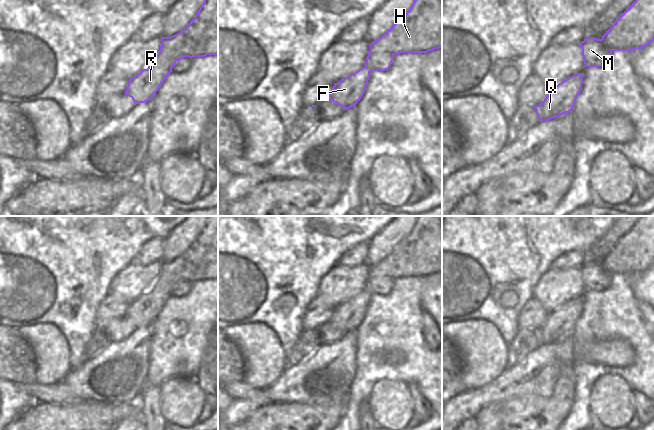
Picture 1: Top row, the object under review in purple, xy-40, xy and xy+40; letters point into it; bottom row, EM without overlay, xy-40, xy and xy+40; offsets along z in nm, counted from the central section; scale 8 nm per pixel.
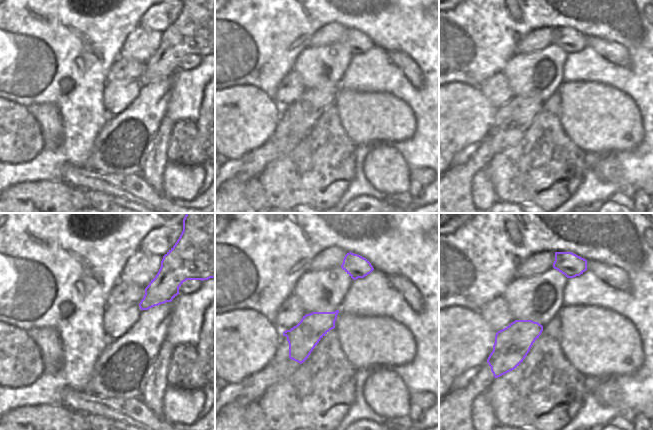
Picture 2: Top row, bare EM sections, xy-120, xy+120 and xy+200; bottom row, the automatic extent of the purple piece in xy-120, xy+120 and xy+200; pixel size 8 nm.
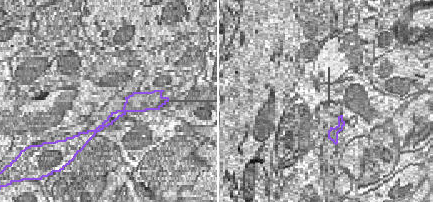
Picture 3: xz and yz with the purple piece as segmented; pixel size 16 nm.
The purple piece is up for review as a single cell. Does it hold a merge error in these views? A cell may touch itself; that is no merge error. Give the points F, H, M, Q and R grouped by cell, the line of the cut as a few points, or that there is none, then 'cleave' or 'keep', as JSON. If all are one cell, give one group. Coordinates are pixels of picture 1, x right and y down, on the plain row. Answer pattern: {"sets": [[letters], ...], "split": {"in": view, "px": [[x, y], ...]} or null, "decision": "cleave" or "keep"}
{"sets": [["F", "H", "Q", "R"], ["M"]], "split": {"in": "xy", "px": [[372, 266], [375, 272], [386, 274], [393, 279]]}, "decision": "cleave"}

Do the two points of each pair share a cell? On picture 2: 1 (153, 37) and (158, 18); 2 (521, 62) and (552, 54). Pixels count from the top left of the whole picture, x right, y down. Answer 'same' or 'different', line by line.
1: different
2: same

